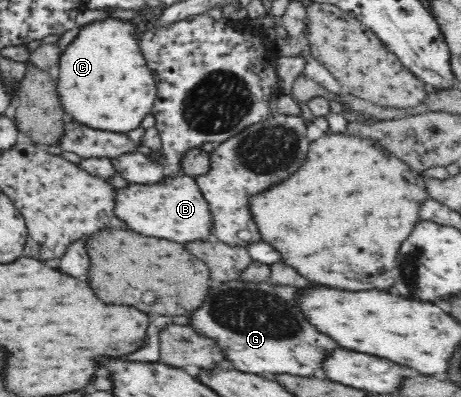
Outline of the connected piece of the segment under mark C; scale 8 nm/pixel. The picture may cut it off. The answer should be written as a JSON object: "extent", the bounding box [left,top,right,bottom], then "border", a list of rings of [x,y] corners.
{"extent":[58,17,157,133],"border":[[[108,17],[102,21],[94,21],[86,24],[78,35],[68,45],[66,52],[60,54],[62,58],[58,62],[60,66],[60,100],[62,108],[80,124],[86,124],[90,128],[126,133],[140,128],[142,120],[152,112],[157,98],[157,86],[154,82],[151,70],[146,59],[141,55],[140,46],[136,37],[137,25],[132,21],[123,21]]]}

